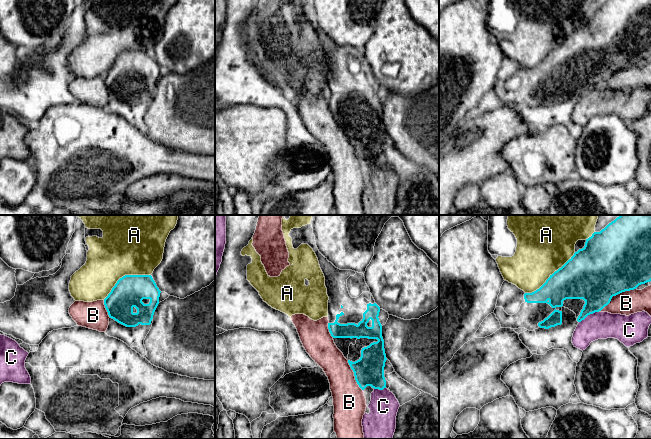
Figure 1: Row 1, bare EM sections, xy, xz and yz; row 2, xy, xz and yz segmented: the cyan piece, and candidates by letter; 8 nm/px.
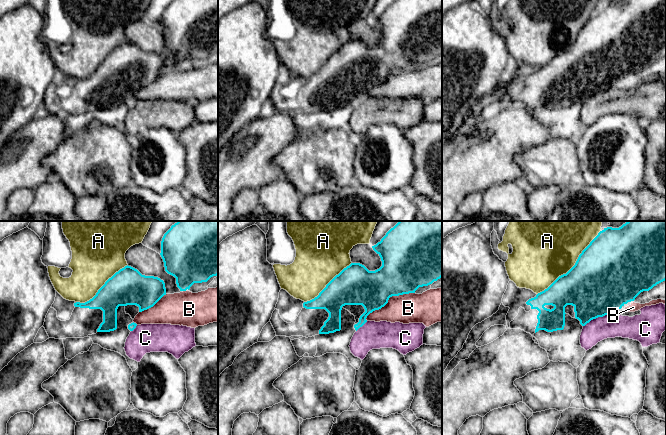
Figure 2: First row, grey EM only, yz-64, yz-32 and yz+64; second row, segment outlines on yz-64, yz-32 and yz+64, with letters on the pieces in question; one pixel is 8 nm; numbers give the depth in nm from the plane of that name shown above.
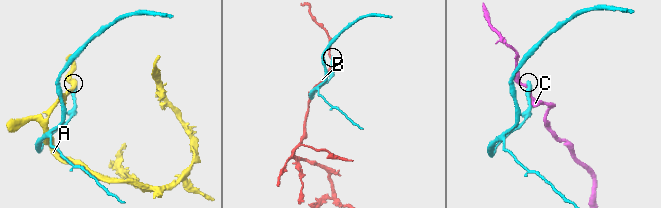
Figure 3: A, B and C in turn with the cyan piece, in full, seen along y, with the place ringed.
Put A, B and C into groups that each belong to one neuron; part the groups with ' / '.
A / B / C

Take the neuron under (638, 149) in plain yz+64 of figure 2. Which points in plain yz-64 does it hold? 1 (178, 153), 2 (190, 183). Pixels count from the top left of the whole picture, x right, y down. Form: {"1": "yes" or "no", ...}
{"1": "yes", "2": "no"}

